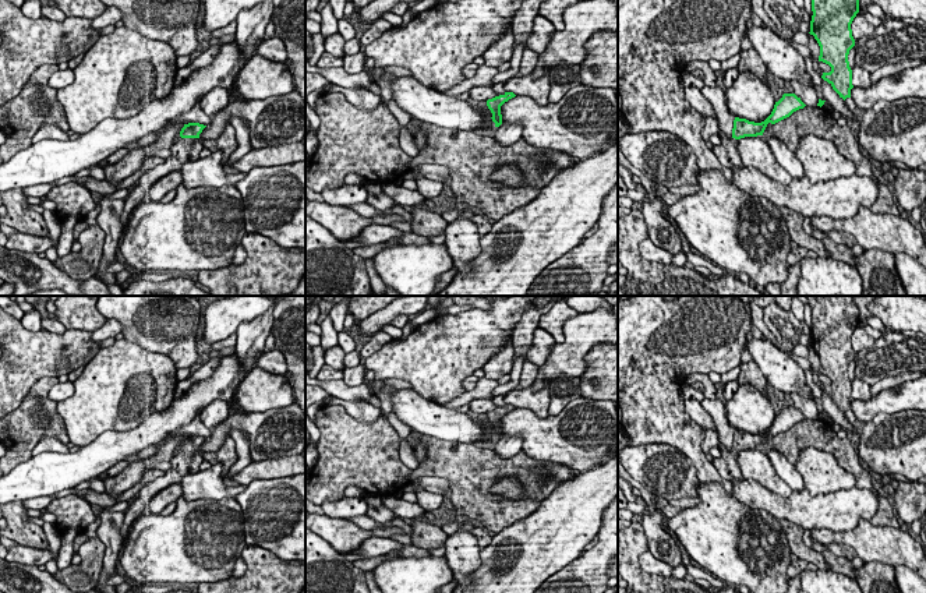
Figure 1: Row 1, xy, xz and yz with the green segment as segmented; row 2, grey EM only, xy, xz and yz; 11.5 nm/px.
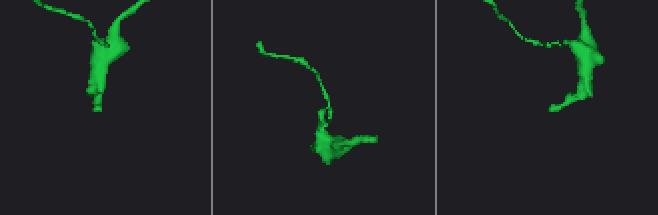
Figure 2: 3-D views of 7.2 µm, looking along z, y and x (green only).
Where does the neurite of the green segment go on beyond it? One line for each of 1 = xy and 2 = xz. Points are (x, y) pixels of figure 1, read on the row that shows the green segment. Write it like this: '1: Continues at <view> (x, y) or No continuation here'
1: Continues at xy (184, 149)
2: Continues at xz (498, 88)

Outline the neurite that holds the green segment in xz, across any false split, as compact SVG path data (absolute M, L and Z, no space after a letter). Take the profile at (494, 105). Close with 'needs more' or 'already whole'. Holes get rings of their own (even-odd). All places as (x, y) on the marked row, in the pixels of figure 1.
M498 82L492 85L494 92L496 93L495 98L487 100L487 106L492 113L492 121L495 123L495 127L499 127L502 124L502 114L501 114L501 106L508 102L509 99L515 98L516 95L513 92L506 92L503 89L505 82Z | needs more

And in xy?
M188 123L180 131L180 137L174 141L170 148L170 155L162 165L146 172L138 186L124 200L124 209L121 212L121 223L124 230L130 220L130 213L148 198L149 188L163 176L170 172L180 170L184 163L194 162L199 158L204 149L199 134L206 126L199 123Z | needs more

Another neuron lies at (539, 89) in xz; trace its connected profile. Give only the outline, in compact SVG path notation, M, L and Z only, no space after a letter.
M531 73L523 77L513 77L505 81L503 89L516 96L533 98L540 106L548 105L549 80L548 74L538 80L531 78Z

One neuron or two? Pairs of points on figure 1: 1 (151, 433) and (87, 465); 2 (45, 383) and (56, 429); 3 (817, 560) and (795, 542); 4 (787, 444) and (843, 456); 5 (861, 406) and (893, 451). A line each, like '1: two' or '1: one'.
1: one
2: one
3: one
4: one
5: two

